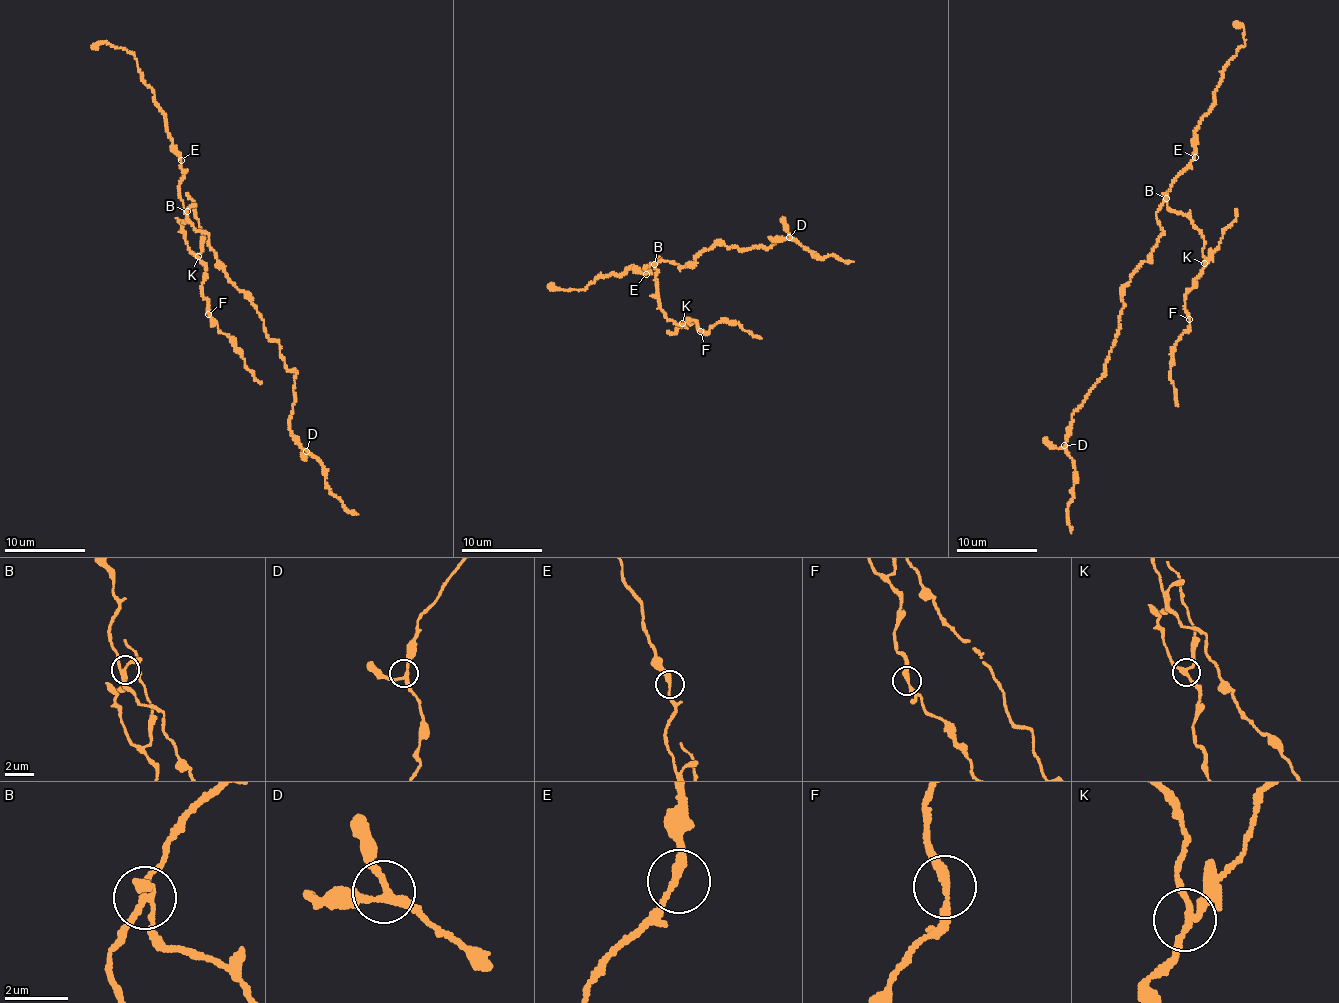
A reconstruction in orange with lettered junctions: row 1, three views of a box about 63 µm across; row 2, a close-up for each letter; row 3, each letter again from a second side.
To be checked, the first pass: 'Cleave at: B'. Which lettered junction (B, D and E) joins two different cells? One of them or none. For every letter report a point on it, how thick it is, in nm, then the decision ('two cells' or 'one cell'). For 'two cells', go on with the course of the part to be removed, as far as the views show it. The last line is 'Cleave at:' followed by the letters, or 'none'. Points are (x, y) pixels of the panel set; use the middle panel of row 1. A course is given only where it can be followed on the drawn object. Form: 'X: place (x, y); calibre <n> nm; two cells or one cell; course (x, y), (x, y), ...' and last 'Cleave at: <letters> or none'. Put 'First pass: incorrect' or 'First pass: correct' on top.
First pass: correct
B: place (654, 264); calibre 190 nm; two cells; course (655, 264), (657, 299), (668, 320), (680, 325), (689, 320), (704, 333), (723, 320), (762, 338)
D: place (789, 237); calibre 190 nm; one cell
E: place (646, 274); calibre 240 nm; one cell
Cleave at: B

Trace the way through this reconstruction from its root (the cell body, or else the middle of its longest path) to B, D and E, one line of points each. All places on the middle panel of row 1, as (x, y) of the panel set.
B: (696, 261), (679, 268), (663, 260), (655, 264)
D: (696, 261), (717, 244), (739, 251), (765, 249), (774, 244), (770, 237), (775, 242), (789, 237)
E: (696, 261), (679, 268), (663, 260), (650, 262), (645, 267), (648, 270), (646, 274)

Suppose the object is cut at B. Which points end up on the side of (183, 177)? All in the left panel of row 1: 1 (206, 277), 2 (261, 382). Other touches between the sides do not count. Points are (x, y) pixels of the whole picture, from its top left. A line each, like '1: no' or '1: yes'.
1: no
2: no

